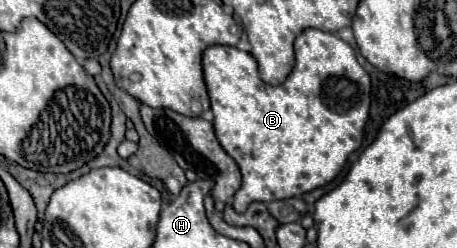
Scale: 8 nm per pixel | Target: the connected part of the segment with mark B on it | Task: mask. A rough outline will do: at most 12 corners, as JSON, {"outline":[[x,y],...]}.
{"outline":[[304,29],[266,85],[250,53],[202,53],[234,211],[330,183],[362,145],[370,77]]}

